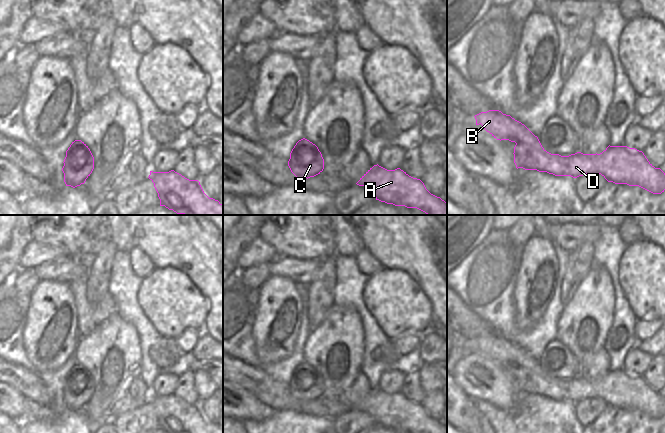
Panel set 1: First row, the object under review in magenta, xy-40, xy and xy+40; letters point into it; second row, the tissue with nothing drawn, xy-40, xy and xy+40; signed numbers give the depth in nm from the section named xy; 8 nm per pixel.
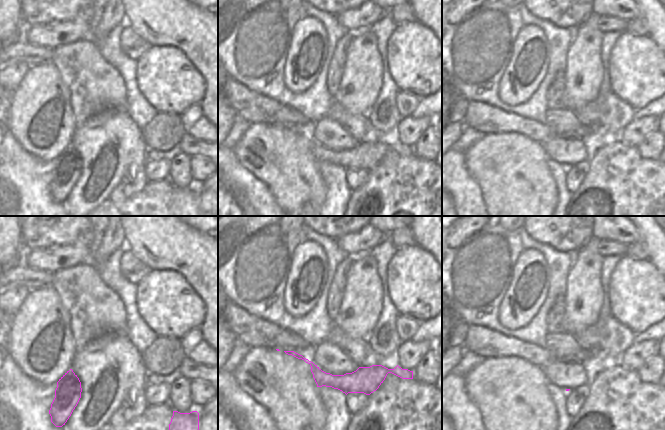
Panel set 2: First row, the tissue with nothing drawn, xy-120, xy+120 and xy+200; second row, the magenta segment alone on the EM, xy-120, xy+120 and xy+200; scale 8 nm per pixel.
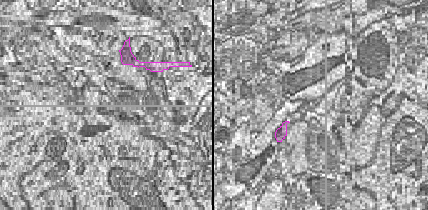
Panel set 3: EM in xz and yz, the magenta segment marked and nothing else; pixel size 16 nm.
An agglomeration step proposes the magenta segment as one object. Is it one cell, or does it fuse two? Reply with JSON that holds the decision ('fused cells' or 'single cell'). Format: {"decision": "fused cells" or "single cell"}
{"decision": "fused cells"}

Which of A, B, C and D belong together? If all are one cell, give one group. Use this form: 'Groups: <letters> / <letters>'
Groups: A B D / C.

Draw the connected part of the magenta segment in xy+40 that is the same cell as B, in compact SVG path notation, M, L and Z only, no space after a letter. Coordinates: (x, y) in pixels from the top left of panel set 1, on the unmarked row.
M489 334L474 340L497 364L509 364L521 370L531 370L530 386L555 400L577 402L585 398L601 398L608 406L639 410L653 418L665 414L665 397L655 392L642 375L627 370L608 370L600 378L577 376L569 380L551 378L524 348L499 334Z

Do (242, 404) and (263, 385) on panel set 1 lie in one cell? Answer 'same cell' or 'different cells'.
different cells

